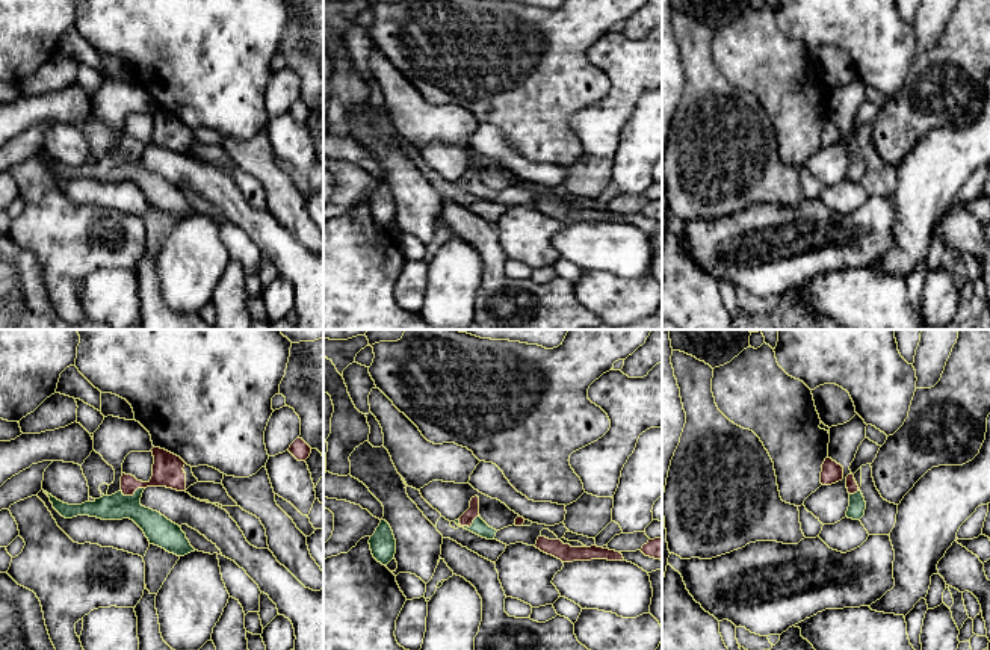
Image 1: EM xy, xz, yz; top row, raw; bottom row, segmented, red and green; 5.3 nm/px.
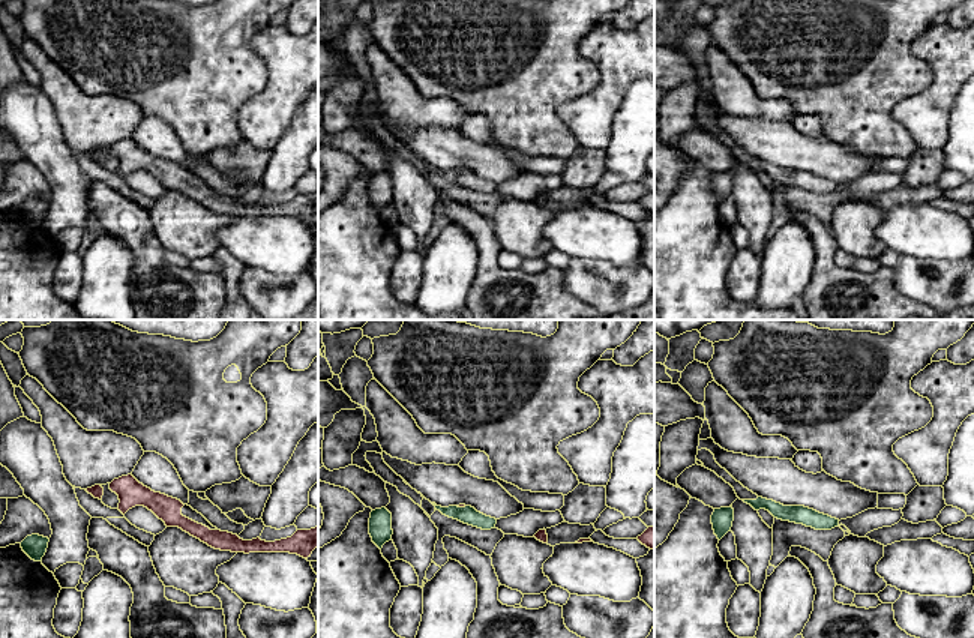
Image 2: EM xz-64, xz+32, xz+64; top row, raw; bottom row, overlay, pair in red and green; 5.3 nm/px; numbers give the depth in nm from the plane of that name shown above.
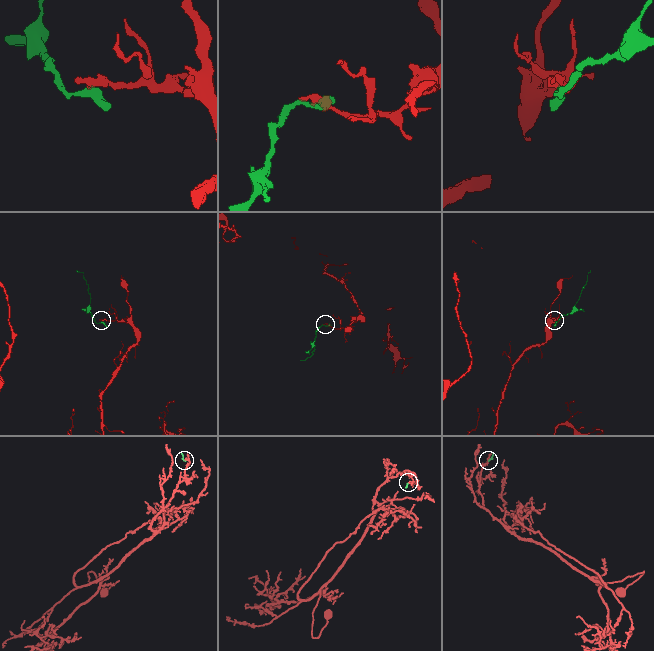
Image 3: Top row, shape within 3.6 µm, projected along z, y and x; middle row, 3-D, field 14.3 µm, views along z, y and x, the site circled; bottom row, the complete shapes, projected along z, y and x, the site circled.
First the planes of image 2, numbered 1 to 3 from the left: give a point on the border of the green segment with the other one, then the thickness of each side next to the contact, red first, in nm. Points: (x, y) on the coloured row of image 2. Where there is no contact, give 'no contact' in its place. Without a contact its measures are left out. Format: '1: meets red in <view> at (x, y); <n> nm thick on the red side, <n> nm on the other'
1: no contact
2: meets red in xz+32 at (461, 506); 20 nm thick on the red side, 100 nm on the other
3: no contact

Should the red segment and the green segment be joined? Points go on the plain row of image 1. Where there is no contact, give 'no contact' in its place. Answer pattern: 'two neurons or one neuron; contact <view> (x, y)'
one neuron; contact xz (469, 188)

